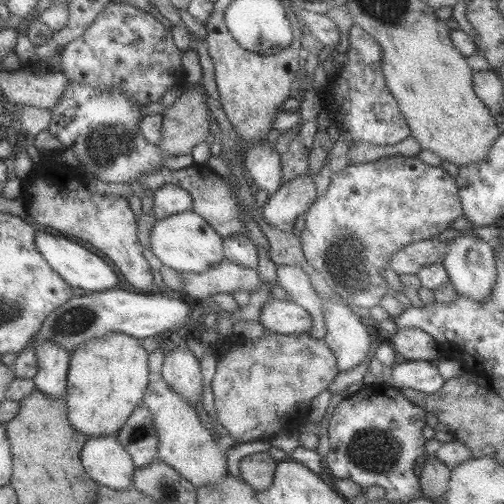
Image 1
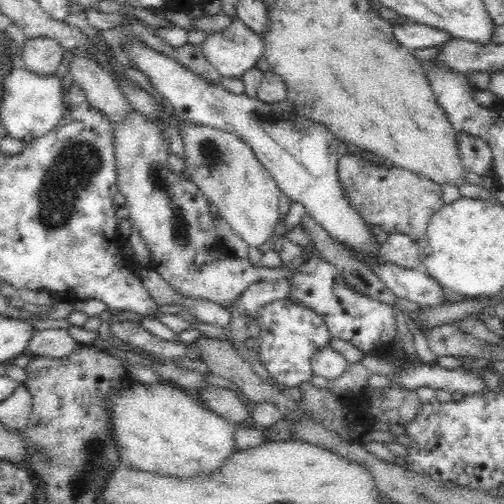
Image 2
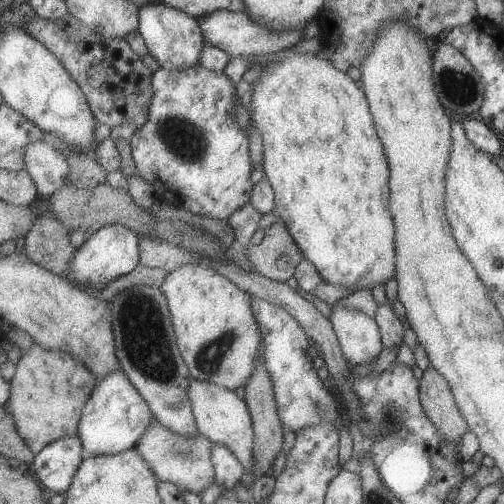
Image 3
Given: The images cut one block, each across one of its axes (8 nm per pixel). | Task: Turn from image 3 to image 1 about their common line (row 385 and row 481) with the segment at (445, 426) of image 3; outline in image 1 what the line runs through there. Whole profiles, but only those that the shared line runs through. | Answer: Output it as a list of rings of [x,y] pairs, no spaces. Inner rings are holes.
[[[433,454],[427,456],[423,470],[419,474],[423,498],[429,498],[433,502],[443,498],[449,486],[449,476],[451,476],[451,470],[441,460],[437,460]]]

